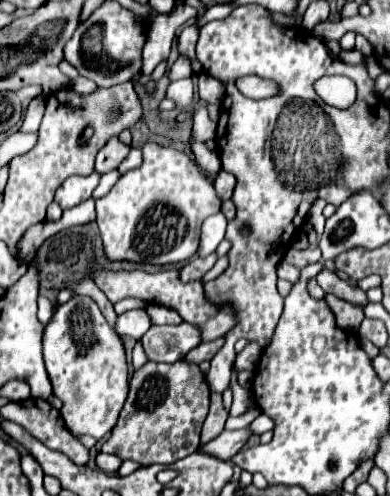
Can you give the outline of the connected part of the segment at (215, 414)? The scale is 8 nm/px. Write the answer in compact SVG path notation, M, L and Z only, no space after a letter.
M211 394L211 408L209 408L209 414L203 422L203 430L201 430L201 444L217 438L221 432L223 432L223 426L225 426L225 420L227 420L227 410L223 408L223 402L221 402L221 394Z

